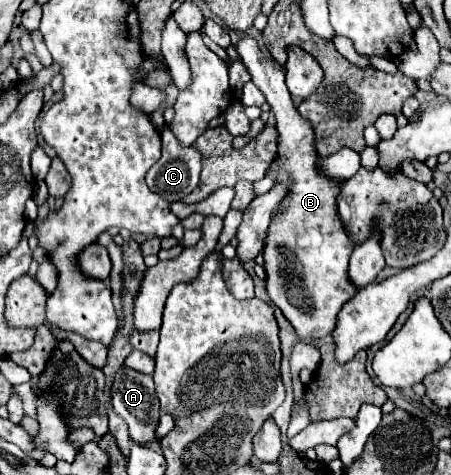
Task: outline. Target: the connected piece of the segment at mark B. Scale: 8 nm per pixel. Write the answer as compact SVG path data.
M243 37L237 43L237 53L247 67L251 81L261 89L277 119L279 151L267 173L275 177L275 183L291 181L289 195L279 205L281 215L273 215L265 239L263 255L267 269L267 293L301 339L321 339L335 329L337 313L345 301L355 295L353 285L347 281L353 243L349 243L335 207L341 183L325 179L317 171L313 127L309 121L301 119L293 105L285 85L285 69L275 63L275 59L263 51L253 37Z

